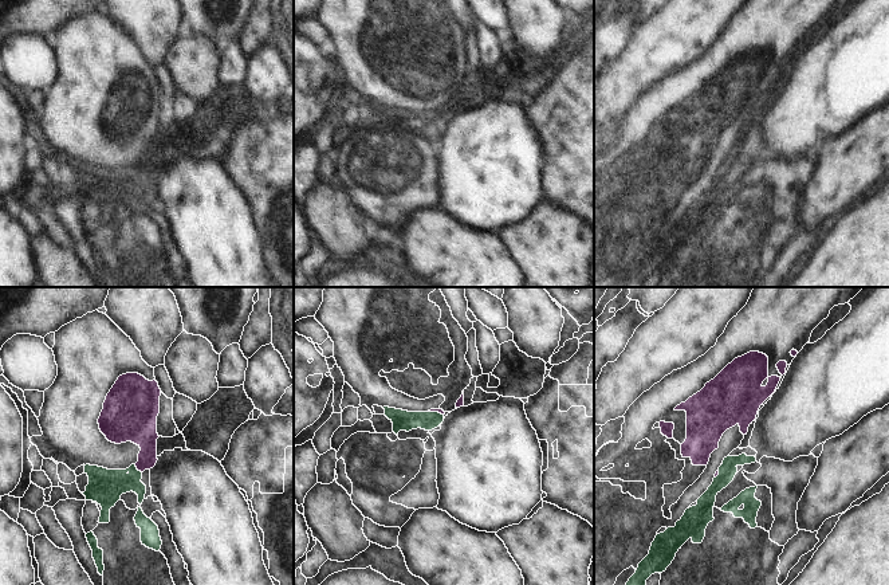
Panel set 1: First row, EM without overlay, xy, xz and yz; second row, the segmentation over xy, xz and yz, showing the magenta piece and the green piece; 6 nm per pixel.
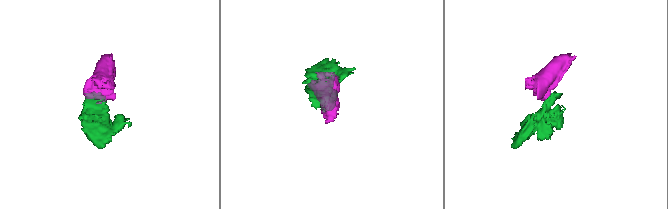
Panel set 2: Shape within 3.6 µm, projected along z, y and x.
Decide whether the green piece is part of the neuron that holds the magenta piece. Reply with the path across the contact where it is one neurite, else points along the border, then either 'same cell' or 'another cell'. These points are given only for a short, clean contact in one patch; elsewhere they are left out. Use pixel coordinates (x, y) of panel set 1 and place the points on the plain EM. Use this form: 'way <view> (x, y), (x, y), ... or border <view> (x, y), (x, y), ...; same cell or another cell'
border xy (134, 164), (141, 172); another cell

